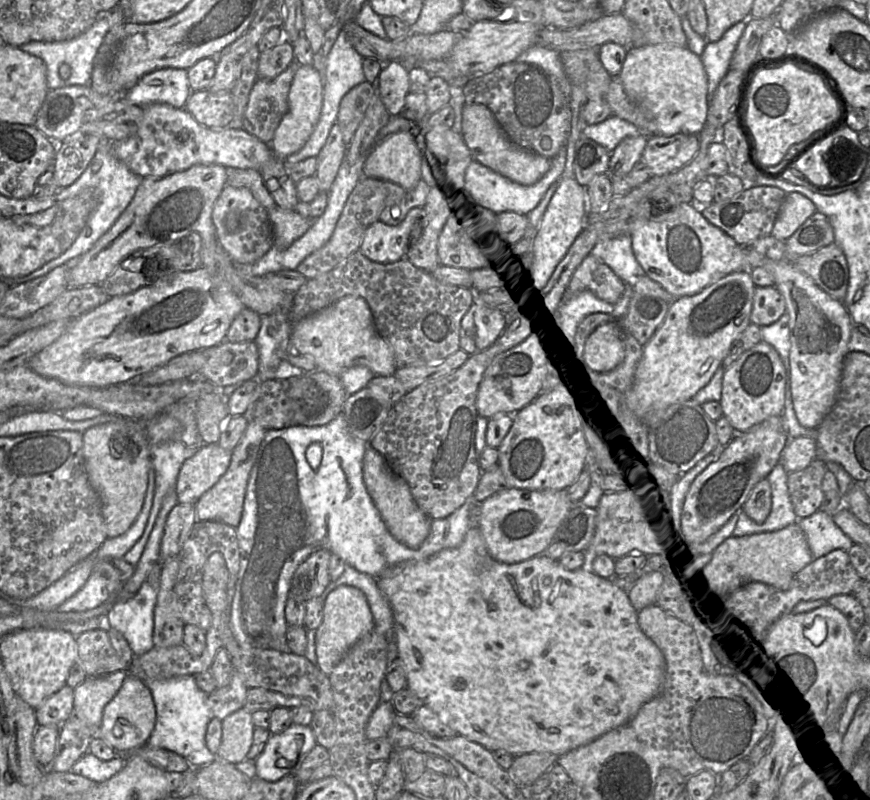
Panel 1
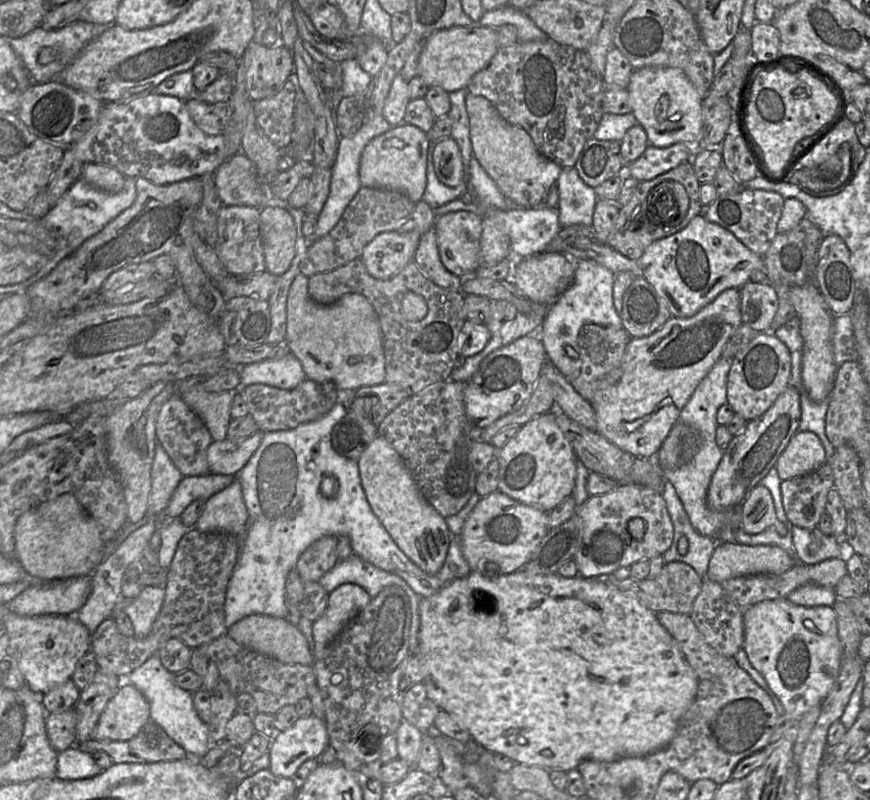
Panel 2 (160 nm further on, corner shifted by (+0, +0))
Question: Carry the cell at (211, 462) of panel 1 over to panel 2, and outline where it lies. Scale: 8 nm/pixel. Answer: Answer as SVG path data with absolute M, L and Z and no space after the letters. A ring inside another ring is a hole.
M257 431L247 438L222 441L212 441L207 448L207 461L210 474L234 475L237 478L239 471L256 452L261 444L263 433Z

